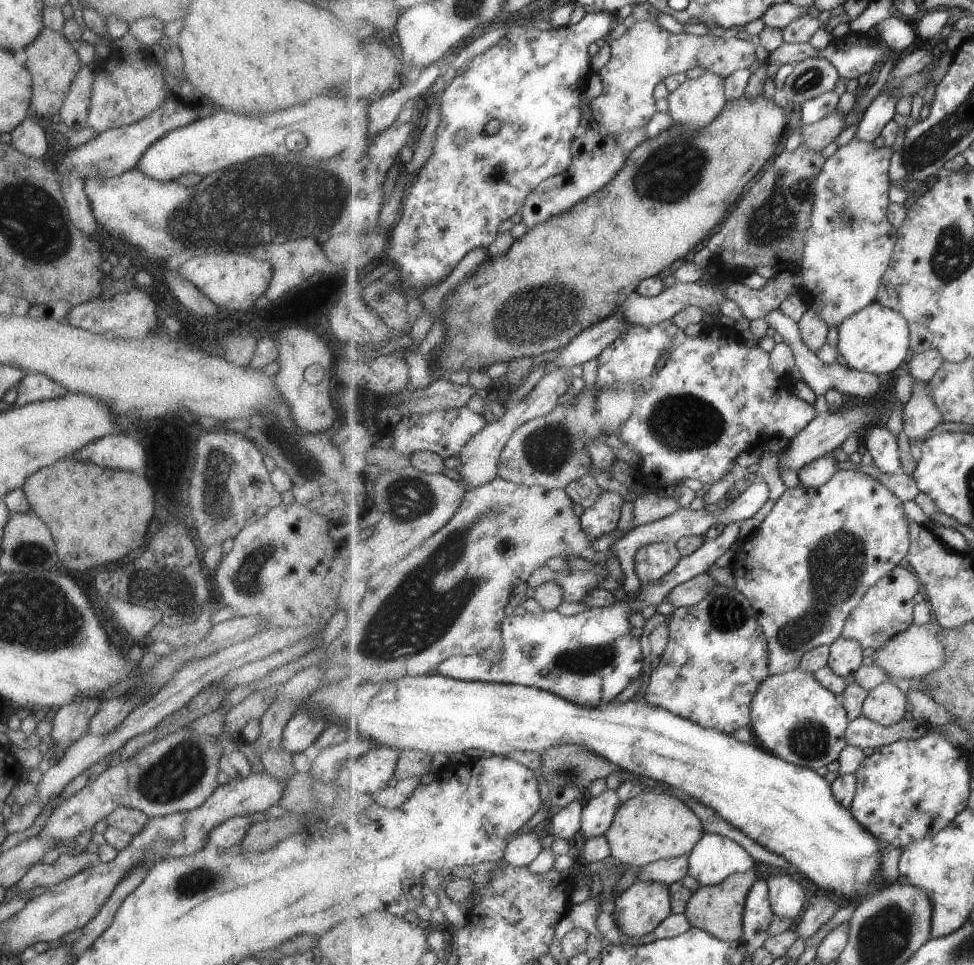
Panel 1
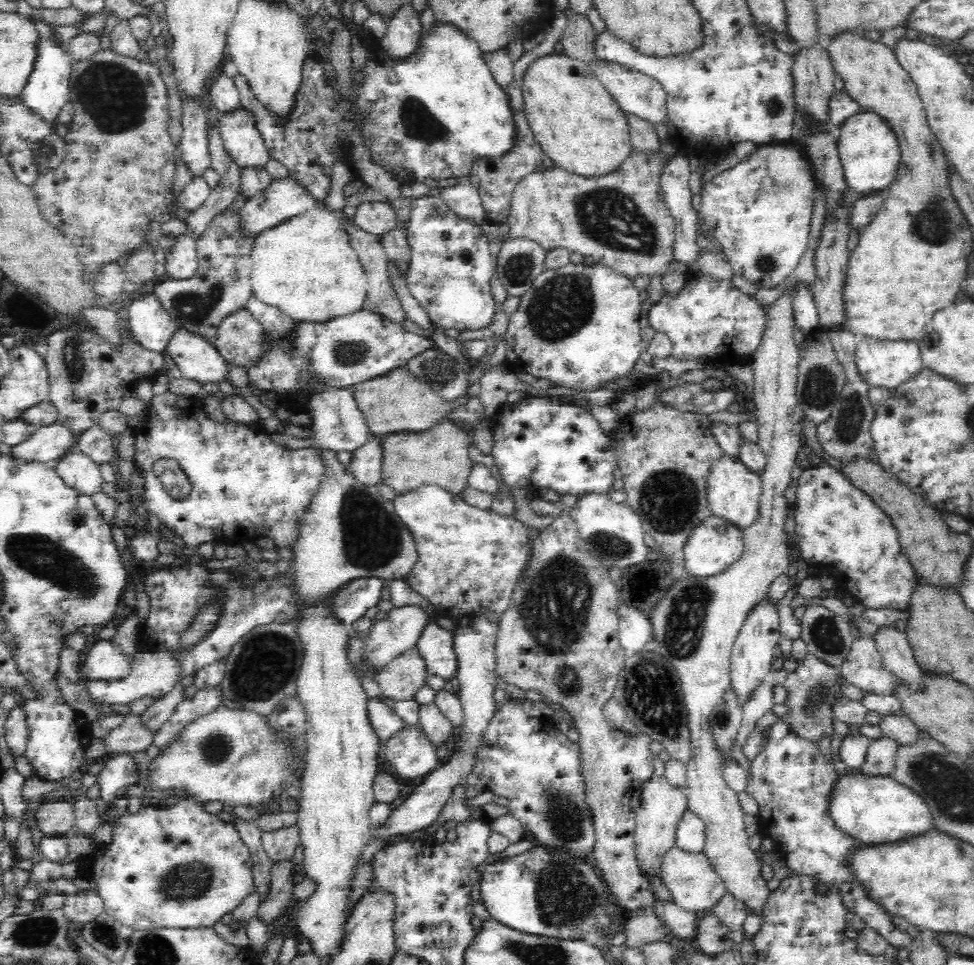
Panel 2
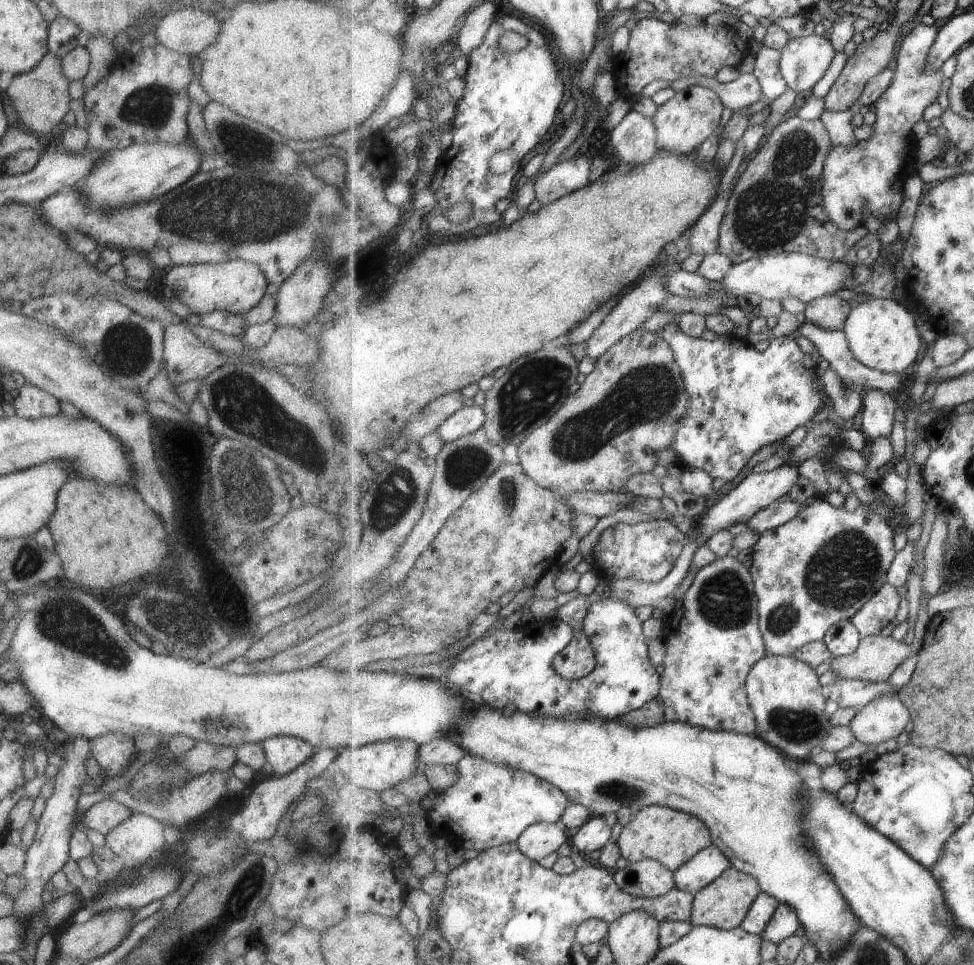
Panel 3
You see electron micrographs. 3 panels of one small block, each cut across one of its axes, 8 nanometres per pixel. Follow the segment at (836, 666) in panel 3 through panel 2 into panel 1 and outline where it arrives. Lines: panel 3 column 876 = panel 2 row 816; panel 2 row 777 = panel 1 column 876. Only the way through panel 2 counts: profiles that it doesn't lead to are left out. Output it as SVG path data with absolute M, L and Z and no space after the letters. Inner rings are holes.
M913 623L905 632L895 636L885 648L874 652L874 664L882 668L893 681L901 678L923 679L947 662L947 648L938 632L939 628L936 629L932 624L919 626Z

